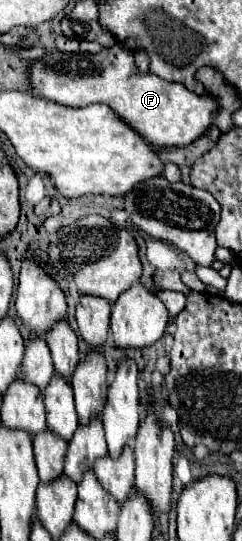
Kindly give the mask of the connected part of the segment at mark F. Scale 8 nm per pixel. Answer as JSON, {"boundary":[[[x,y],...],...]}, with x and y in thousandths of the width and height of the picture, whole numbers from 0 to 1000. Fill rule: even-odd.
{"boundary":[[[496,81],[438,89],[413,100],[281,100],[215,92],[116,122],[116,152],[140,177],[182,185],[347,200],[421,189],[455,196],[504,226],[570,240],[636,277],[694,270],[769,270],[826,255],[868,233],[893,189],[868,177],[810,177],[736,152],[686,152],[620,133],[579,137],[554,122],[554,104]]]}

